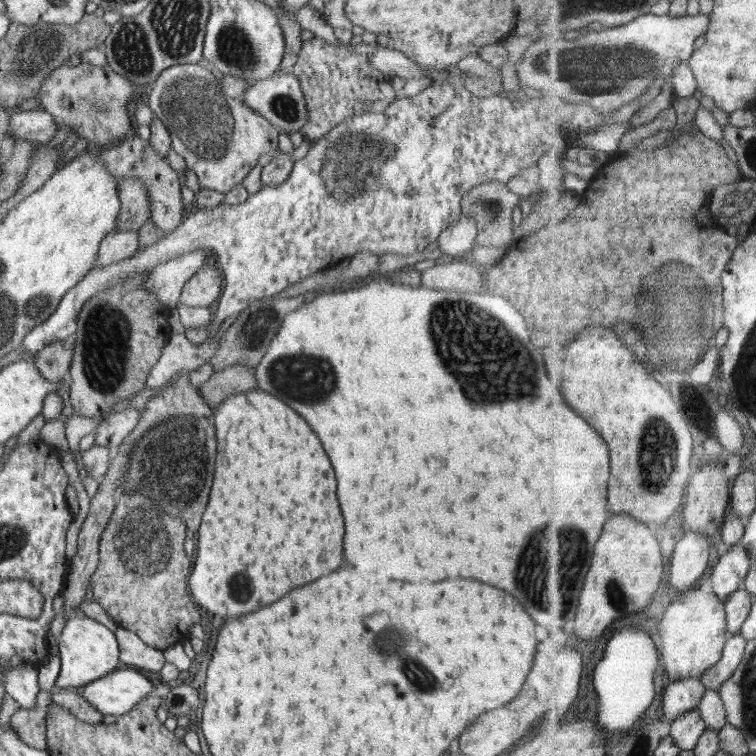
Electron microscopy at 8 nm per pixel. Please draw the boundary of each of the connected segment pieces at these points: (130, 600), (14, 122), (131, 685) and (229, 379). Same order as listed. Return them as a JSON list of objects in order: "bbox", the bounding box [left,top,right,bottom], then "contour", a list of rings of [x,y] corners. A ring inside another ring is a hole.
[{"bbox":[91,491,202,650],"contour":[[[119,491],[117,505],[106,523],[99,541],[99,563],[91,576],[94,600],[104,608],[116,624],[138,634],[142,642],[164,650],[188,637],[188,628],[199,624],[202,616],[188,590],[190,560],[184,552],[186,522],[166,514],[152,498],[138,492]]]},{"bbox":[10,109,58,144],"contour":[[[42,109],[13,112],[10,118],[11,136],[17,140],[30,140],[46,144],[58,129],[54,115]]]},{"bbox":[76,669,154,716],"contour":[[[116,669],[76,689],[100,714],[112,716],[127,713],[146,695],[154,694],[154,684],[133,669]]]},{"bbox":[200,365,258,427],"contour":[[[232,365],[214,372],[208,381],[200,385],[200,394],[212,412],[210,416],[206,416],[210,426],[214,427],[215,412],[224,397],[254,388],[258,388],[256,368]]]}]

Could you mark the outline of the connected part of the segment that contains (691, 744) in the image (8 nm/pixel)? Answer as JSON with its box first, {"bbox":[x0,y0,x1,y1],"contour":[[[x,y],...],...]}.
{"bbox":[672,707,710,749],"contour":[[[700,707],[682,714],[672,724],[672,734],[683,749],[695,749],[701,742],[710,724],[702,715]]]}

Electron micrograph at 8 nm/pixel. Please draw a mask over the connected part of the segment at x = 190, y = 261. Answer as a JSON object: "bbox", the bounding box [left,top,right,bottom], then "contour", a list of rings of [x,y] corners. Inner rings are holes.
{"bbox":[142,248,210,309],"contour":[[[201,248],[178,255],[165,263],[158,263],[149,272],[142,287],[152,292],[164,305],[171,309],[179,304],[179,296],[186,282],[208,262],[210,251]]]}

